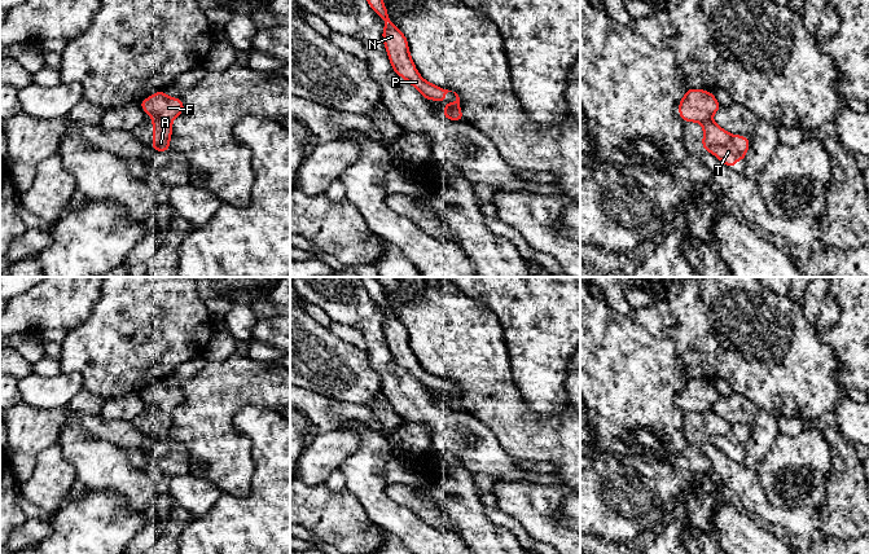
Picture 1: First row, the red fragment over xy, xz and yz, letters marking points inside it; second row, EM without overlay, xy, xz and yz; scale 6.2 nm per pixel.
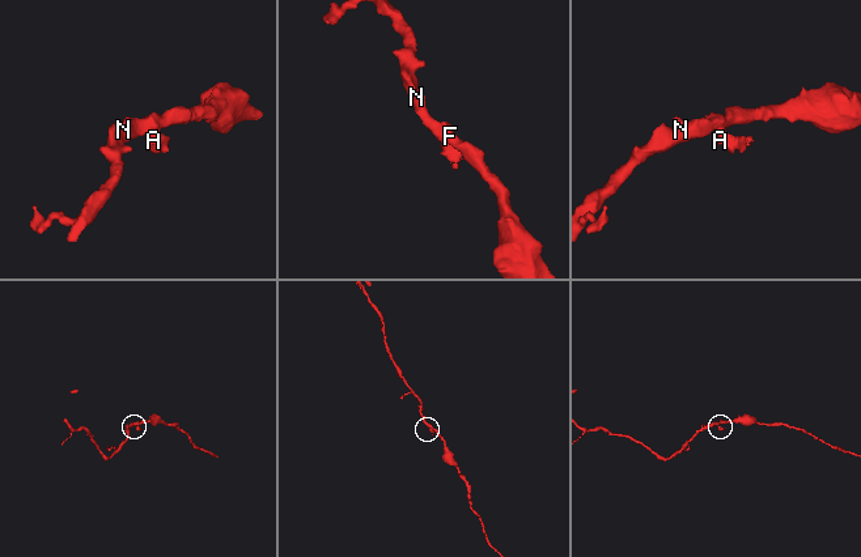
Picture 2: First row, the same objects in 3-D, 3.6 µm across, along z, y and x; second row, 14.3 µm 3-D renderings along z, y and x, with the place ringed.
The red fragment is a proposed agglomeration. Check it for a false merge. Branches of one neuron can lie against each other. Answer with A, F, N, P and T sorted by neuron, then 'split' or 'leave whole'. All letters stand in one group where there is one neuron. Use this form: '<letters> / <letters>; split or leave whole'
A T / F N P; split

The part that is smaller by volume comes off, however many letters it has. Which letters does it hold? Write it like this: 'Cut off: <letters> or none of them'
Cut off: A, T

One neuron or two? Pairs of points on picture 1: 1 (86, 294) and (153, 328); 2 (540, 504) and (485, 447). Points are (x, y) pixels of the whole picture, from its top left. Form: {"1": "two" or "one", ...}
{"1": "two", "2": "two"}

